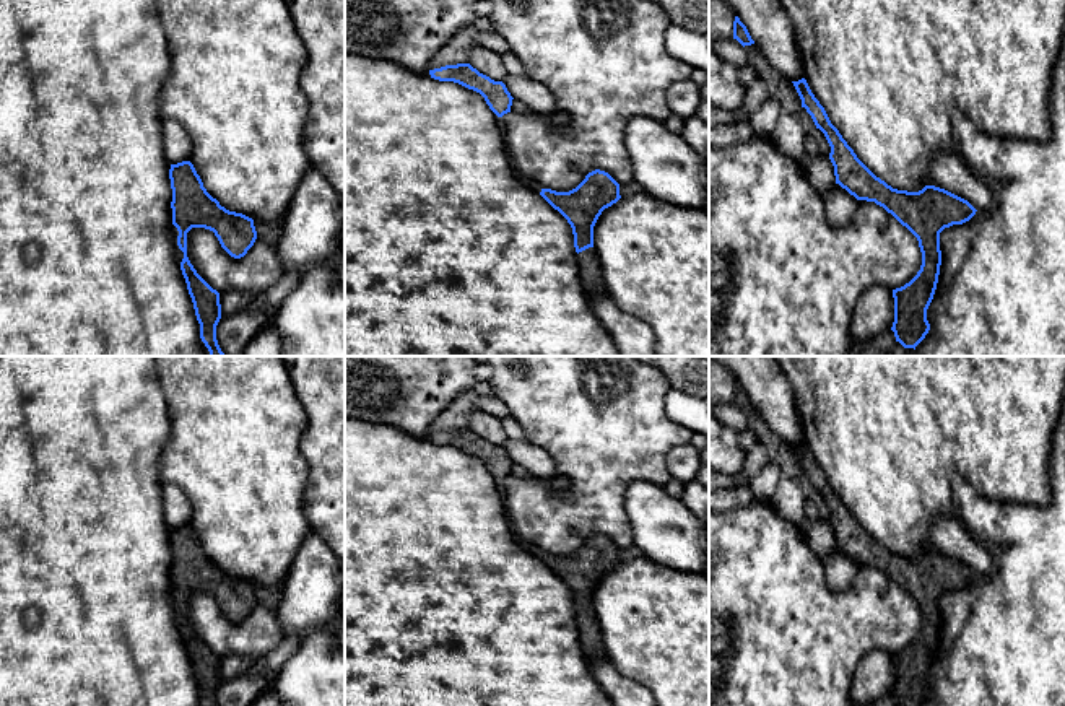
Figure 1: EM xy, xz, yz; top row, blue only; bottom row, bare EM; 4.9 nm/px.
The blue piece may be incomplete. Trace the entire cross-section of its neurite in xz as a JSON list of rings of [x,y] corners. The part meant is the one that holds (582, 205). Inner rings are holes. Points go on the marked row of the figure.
[[[595,169],[569,192],[541,189],[540,195],[571,224],[582,286],[589,294],[606,293],[597,251],[593,226],[602,211],[616,203],[619,184],[605,171]]]

